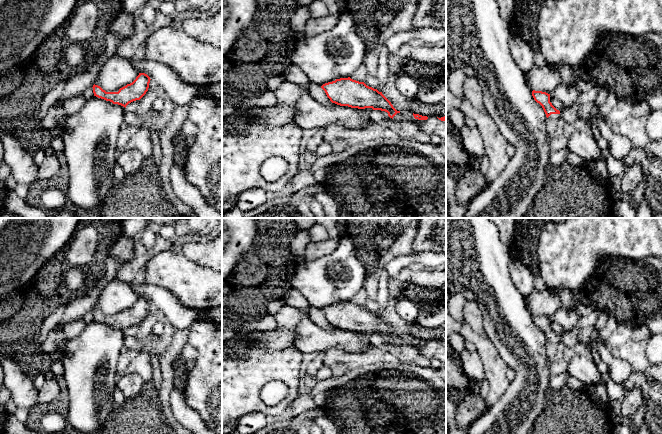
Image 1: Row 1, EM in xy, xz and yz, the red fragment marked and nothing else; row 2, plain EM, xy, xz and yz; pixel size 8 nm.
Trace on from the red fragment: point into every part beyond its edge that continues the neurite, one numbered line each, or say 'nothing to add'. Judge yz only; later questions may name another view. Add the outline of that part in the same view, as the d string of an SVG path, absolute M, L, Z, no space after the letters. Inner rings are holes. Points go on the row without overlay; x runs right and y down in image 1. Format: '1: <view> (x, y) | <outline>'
1: yz (552, 345) | M551 338L548 342L546 342L546 353L551 361L556 359L555 356L560 343L560 338Z

